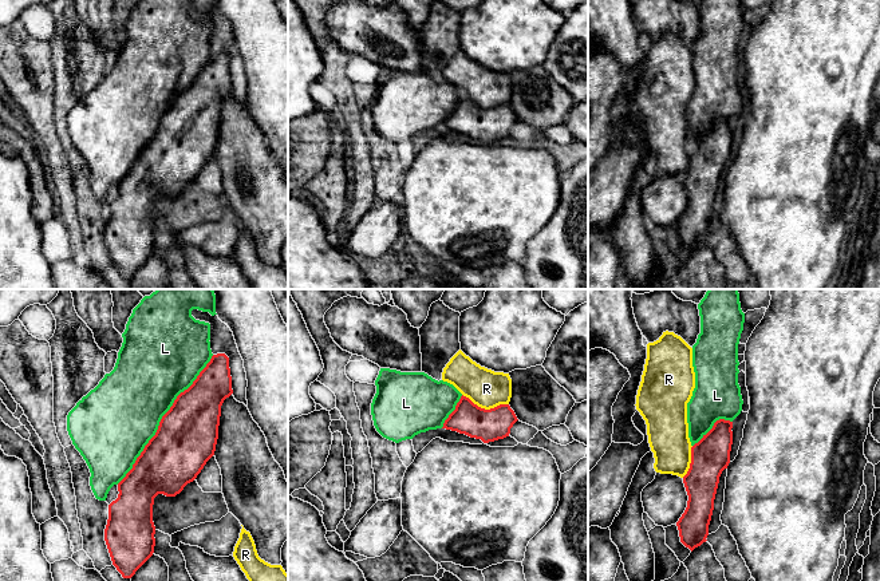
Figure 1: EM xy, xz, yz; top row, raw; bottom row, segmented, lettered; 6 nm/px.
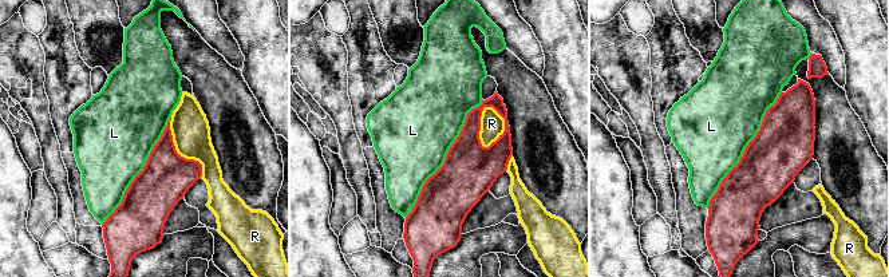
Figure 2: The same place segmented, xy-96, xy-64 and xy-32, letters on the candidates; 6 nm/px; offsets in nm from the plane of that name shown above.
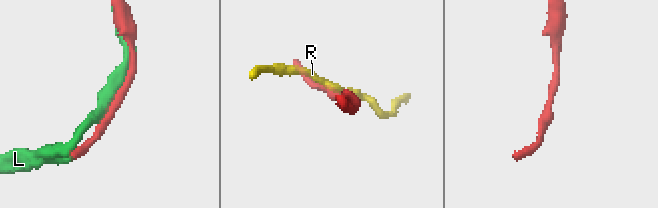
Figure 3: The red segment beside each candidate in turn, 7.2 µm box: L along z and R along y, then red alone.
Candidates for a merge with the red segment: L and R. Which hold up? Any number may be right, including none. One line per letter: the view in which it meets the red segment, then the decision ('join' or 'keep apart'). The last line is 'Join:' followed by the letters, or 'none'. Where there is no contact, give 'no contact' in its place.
L: xy | join
R: xz | keep apart
Join: L

